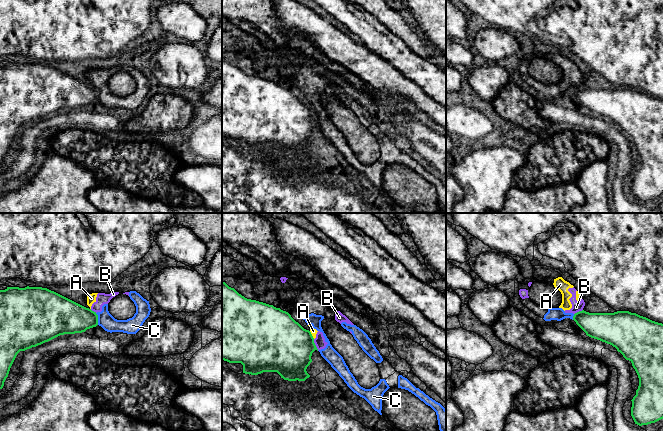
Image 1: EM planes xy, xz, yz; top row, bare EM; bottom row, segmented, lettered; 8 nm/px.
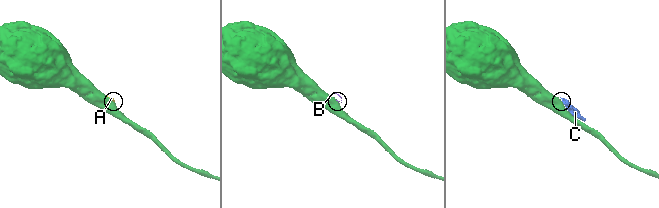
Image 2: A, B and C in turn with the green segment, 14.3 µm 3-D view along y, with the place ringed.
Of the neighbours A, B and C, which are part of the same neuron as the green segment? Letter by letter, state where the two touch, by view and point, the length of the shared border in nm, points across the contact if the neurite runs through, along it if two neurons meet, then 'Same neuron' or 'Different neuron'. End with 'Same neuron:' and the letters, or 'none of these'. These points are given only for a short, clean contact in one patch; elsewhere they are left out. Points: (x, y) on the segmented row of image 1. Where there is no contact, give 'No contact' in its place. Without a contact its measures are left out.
A: Touches green at xz (311, 335). Shared border 80 nm. Boundary: xz (309, 331), (314, 338). Different neuron
B: Touches green at xz (315, 345). Shared border 100 nm. Boundary: xz (313, 339), (318, 350). Different neuron
C: Touches green at xy (97, 319). Shared border 100 nm. Boundary: xy (95, 313), (98, 324). Different neuron
Same neuron: none of these

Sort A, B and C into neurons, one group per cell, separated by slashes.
A B C

